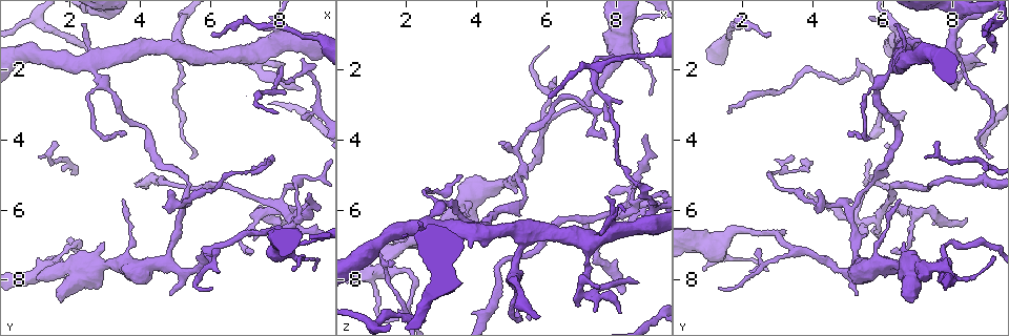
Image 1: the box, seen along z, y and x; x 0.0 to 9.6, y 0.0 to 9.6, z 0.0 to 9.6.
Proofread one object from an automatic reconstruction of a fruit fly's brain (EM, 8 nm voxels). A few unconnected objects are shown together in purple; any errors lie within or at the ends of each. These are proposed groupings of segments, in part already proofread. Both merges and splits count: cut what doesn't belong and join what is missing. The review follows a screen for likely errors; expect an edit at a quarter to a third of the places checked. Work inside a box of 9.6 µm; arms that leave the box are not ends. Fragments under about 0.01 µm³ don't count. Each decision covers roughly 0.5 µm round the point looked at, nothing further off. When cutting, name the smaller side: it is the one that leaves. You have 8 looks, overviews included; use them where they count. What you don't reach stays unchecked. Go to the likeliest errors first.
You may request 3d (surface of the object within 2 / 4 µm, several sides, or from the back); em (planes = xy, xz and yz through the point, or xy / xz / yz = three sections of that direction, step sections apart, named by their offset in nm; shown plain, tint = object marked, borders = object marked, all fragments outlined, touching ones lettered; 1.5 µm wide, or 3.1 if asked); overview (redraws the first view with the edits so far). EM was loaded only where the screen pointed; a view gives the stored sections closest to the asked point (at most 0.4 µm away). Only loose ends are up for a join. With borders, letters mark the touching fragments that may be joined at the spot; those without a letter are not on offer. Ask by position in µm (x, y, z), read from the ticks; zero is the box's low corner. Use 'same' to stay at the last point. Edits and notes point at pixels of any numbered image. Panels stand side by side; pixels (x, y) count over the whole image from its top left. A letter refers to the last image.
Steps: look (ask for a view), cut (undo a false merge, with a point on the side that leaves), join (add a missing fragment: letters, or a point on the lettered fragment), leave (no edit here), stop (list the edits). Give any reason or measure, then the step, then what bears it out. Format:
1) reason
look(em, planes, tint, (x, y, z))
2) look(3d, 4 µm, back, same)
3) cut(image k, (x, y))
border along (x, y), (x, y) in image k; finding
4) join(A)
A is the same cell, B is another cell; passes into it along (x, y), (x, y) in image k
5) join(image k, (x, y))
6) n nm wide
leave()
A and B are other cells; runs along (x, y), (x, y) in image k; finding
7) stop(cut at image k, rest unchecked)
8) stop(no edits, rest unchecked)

branch stops here
look(em, planes, tint, (8.90, 5.55, 3.80))

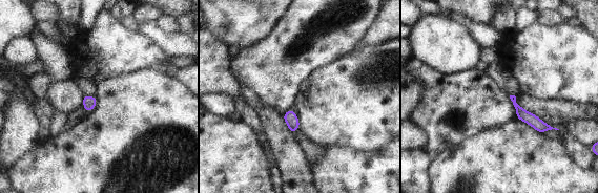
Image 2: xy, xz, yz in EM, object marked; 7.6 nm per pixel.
look(em, planes, borders, same)

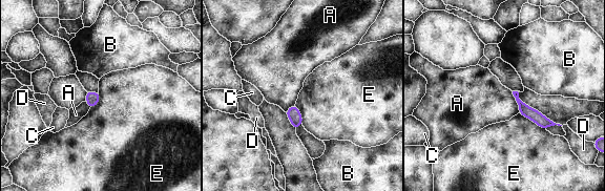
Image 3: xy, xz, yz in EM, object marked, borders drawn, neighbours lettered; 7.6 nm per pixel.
E touches over 240 nm
leave()
A, B, C, D and E are other cells; no lettered fragment goes on from it

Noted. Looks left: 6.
free end
look(em, xz, step 8, borders, (8.80, 3.45, 6.50))

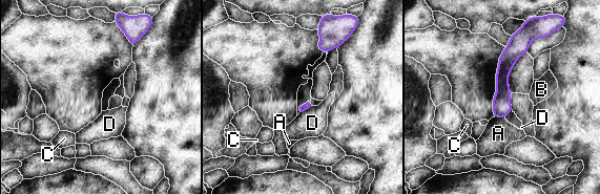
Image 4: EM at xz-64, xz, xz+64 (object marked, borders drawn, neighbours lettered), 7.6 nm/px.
another direction
look(em, xy, step 8, borders, same)

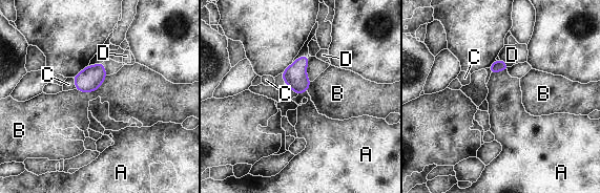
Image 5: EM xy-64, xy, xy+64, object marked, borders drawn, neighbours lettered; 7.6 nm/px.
leave()
A, B, C and D are other cells; border along (106, 74), (92, 91), (76, 89) in image 5; no lettered fragment goes on from it

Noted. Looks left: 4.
thin end
look(3d, 4 µm, back, (5.95, 1.05, 2.80))

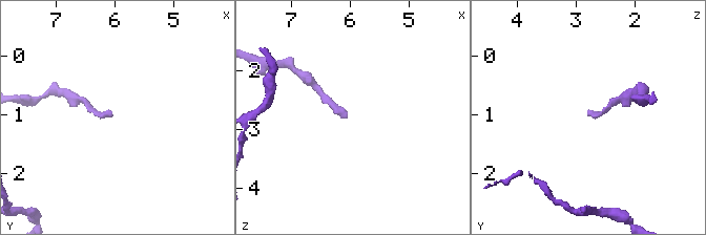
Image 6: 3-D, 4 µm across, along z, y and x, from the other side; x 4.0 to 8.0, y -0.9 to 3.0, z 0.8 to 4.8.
look(em, planes, plain, (6.00, 0.95, 2.80))

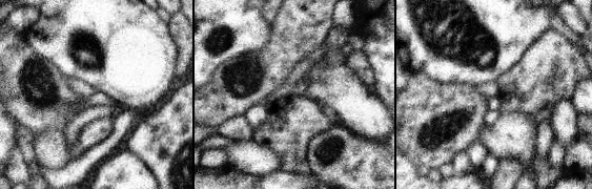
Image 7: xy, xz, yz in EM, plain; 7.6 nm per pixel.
look(em, planes, borders, same)

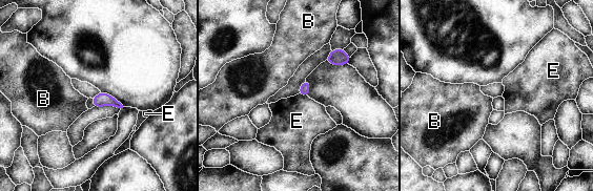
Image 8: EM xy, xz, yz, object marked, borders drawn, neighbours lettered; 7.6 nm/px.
leave()
B and E are other cells; border along (298, 93), (307, 97) in image 8; no lettered fragment goes on from it

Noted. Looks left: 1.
stop(no edits, rest unchecked)

